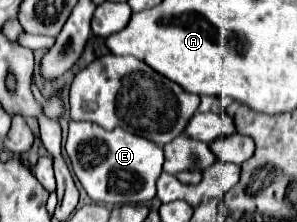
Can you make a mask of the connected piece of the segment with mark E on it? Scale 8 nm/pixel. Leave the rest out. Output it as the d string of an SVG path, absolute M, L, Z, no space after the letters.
M69 122L65 150L71 158L71 168L79 178L89 198L97 204L139 204L155 198L155 182L163 168L163 150L123 128L103 130L93 122Z

